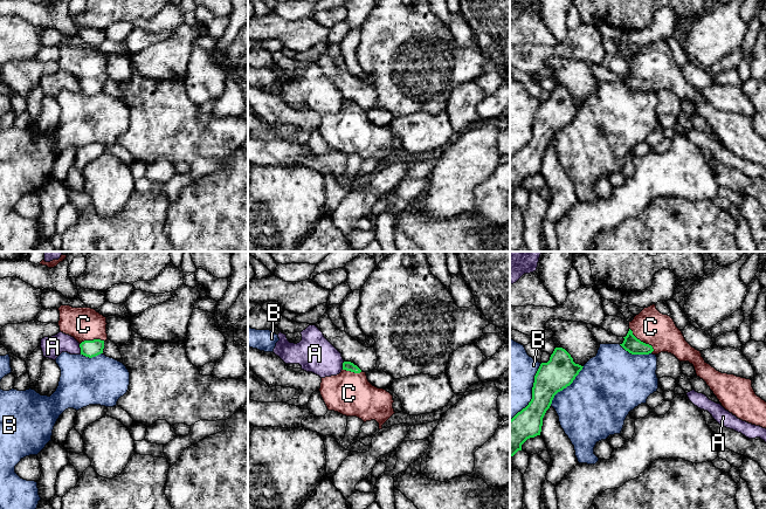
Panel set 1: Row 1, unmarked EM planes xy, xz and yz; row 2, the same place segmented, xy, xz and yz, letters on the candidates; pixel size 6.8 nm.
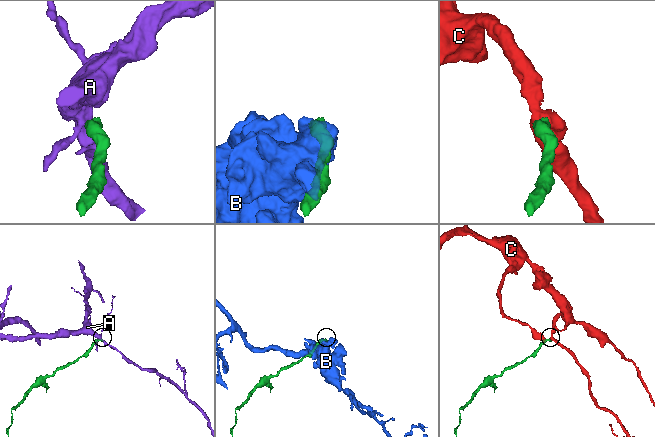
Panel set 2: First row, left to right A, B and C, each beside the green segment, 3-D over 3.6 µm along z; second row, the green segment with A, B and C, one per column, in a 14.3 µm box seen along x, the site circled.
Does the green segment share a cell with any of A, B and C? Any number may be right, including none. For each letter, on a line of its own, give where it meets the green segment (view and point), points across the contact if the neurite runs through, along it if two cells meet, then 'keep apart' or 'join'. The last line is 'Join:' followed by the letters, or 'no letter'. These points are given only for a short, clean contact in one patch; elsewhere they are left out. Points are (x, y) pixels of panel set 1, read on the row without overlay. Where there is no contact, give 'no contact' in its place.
A: contact xy (81, 87); border xy (78, 82), (81, 90); keep apart
B: contact yz (532, 130); keep apart
C: contact yz (640, 78); way yz (632, 82), (640, 78), (650, 68), (650, 64); join
Join: C

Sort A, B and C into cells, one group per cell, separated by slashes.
A / B / C

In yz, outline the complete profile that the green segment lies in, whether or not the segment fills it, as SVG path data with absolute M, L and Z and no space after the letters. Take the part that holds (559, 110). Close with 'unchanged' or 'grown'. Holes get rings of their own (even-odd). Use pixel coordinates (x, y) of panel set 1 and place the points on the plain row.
M555 85L550 98L540 102L531 139L510 158L510 194L522 188L527 177L540 173L543 156L554 133L570 124L582 105L563 85Z; unchanged

